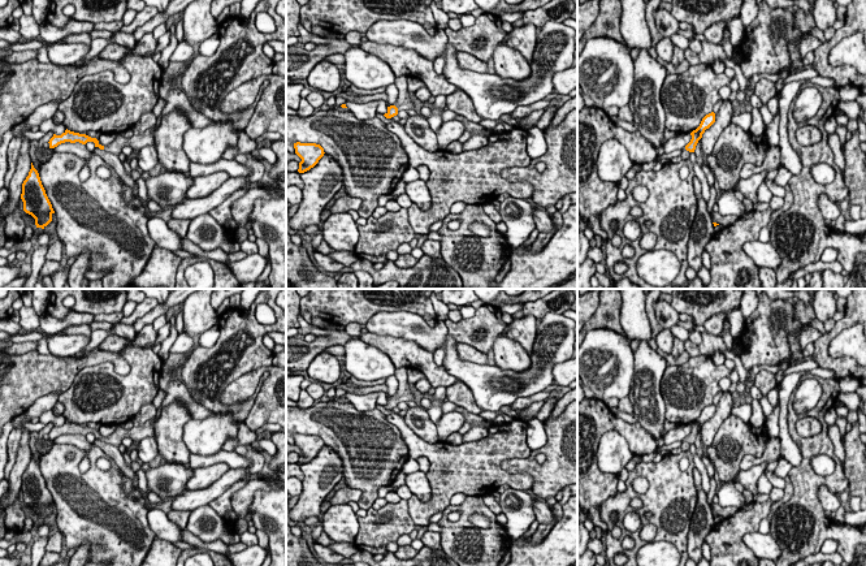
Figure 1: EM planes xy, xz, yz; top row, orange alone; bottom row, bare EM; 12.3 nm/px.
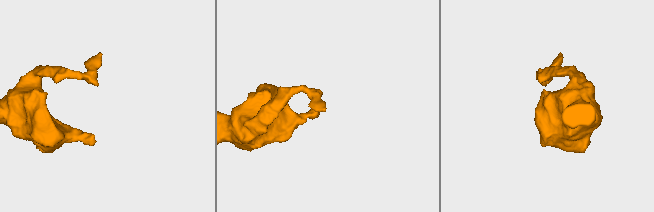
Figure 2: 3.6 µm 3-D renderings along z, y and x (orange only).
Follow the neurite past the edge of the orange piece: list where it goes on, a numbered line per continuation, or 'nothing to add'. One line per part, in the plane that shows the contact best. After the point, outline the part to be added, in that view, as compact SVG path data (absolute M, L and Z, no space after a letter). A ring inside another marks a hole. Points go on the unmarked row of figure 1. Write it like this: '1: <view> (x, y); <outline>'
1: xz (403, 394); M408 367L395 368L394 376L397 377L399 385L398 392L394 397L398 399L398 402L408 402L415 399L407 383L407 371Z

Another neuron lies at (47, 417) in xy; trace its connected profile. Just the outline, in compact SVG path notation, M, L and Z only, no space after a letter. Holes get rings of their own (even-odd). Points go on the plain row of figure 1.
M48 410L48 411L44 411L39 416L39 422L43 423L43 424L52 423L56 427L61 427L62 424L65 424L66 419L62 415L55 416L52 410Z

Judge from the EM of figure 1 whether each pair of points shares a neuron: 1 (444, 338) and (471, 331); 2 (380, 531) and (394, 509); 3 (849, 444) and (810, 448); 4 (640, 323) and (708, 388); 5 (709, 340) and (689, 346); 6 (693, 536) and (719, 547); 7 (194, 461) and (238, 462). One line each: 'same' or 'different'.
1: different
2: same
3: different
4: different
5: same
6: different
7: same

